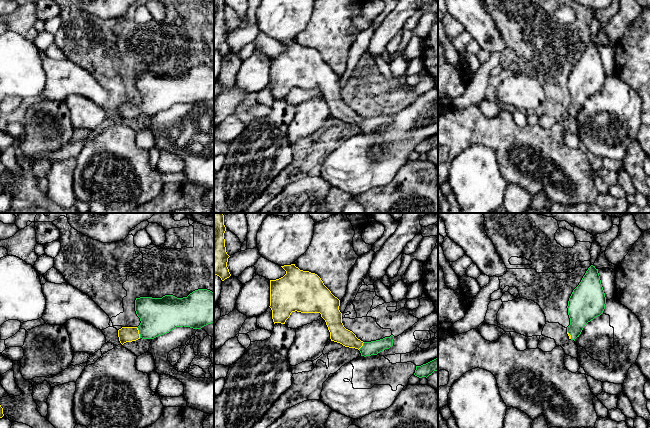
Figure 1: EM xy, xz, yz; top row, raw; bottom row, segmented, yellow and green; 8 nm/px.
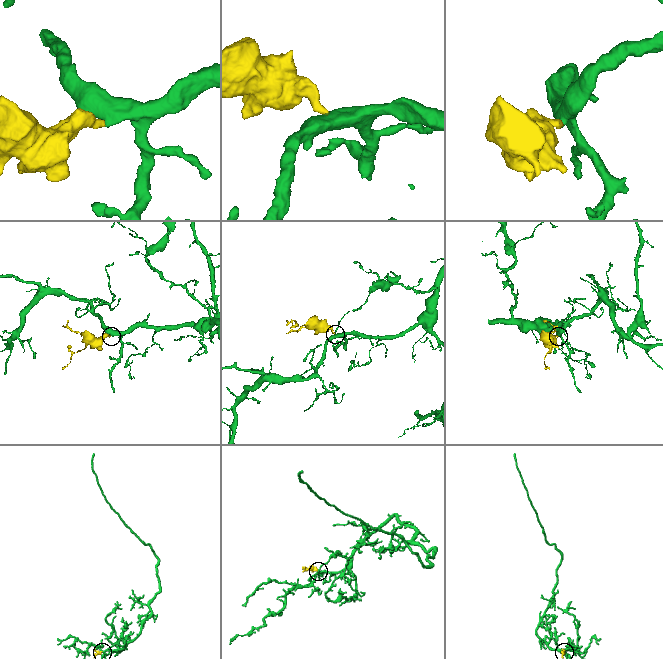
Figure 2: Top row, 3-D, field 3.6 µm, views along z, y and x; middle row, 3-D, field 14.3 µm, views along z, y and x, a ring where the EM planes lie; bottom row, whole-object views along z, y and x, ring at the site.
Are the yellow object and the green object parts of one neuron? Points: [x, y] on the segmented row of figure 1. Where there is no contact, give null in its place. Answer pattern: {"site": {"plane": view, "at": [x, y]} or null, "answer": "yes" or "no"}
{"site": {"plane": "xy", "at": [138, 332]}, "answer": "yes"}

